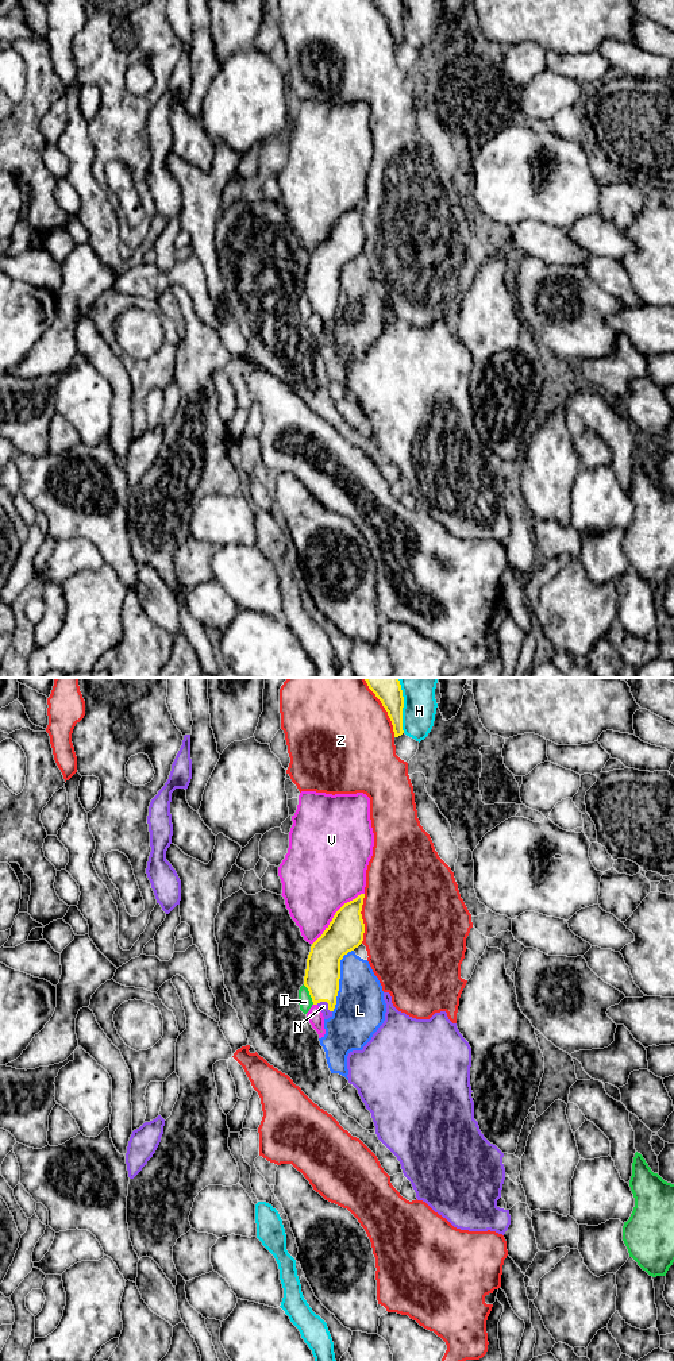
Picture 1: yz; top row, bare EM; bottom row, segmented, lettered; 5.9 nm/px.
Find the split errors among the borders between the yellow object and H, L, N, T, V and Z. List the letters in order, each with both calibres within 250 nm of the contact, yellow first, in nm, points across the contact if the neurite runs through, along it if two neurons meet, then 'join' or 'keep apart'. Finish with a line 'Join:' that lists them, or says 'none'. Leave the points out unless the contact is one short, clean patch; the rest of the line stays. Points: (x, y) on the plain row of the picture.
H: 130 nm thick on the yellow side, 200 nm on the other; keep apart
L: 200 nm thick on the yellow side, 300 nm on the other; border along yz (353, 258), (341, 269), (339, 299), (332, 320); keep apart
N: 200 nm thick on the yellow side, 60 nm on the other; join
T: 200 nm thick on the yellow side, 80 nm on the other; border along yz (303, 293), (314, 312); keep apart
V: 220 nm thick on the yellow side, 440 nm on the other; keep apart
Z: 220 nm thick on the yellow side, 480 nm on the other; keep apart
Join: N

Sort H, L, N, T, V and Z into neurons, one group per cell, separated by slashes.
H / L / N / T / V / Z

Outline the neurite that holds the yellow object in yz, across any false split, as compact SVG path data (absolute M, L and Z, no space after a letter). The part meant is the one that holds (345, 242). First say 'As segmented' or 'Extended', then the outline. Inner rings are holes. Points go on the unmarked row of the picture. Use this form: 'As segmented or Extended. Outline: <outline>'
Extended. Outline: M365 203L344 212L323 243L312 252L307 267L304 294L324 328L332 325L340 288L340 269L363 250L362 213Z

